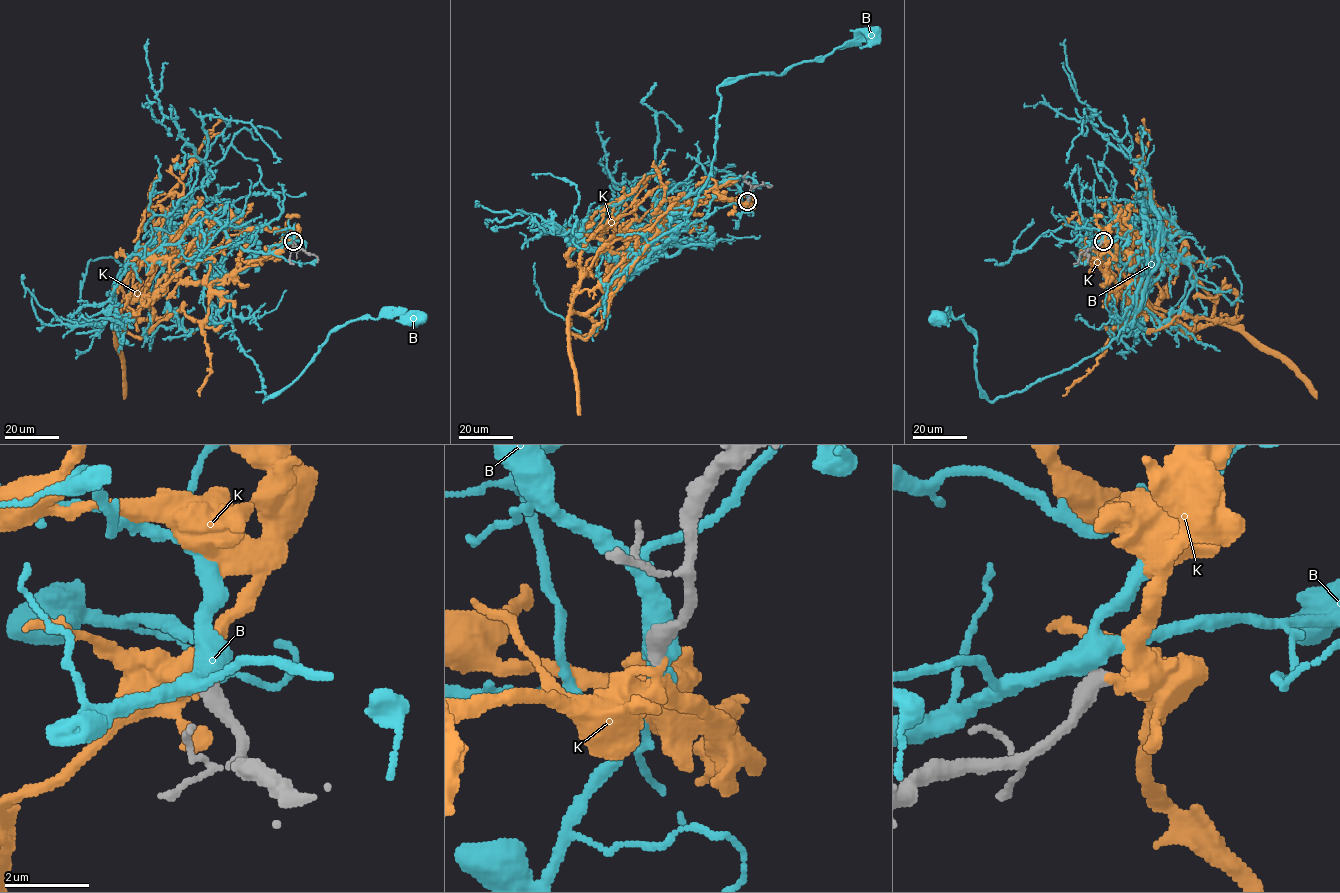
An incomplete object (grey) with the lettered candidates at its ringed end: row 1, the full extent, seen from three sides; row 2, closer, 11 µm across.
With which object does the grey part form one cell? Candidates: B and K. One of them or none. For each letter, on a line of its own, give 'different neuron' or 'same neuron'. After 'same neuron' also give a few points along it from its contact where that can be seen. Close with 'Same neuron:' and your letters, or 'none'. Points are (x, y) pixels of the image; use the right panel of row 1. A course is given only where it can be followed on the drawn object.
B: different neuron
K: different neuron
Same neuron: none

